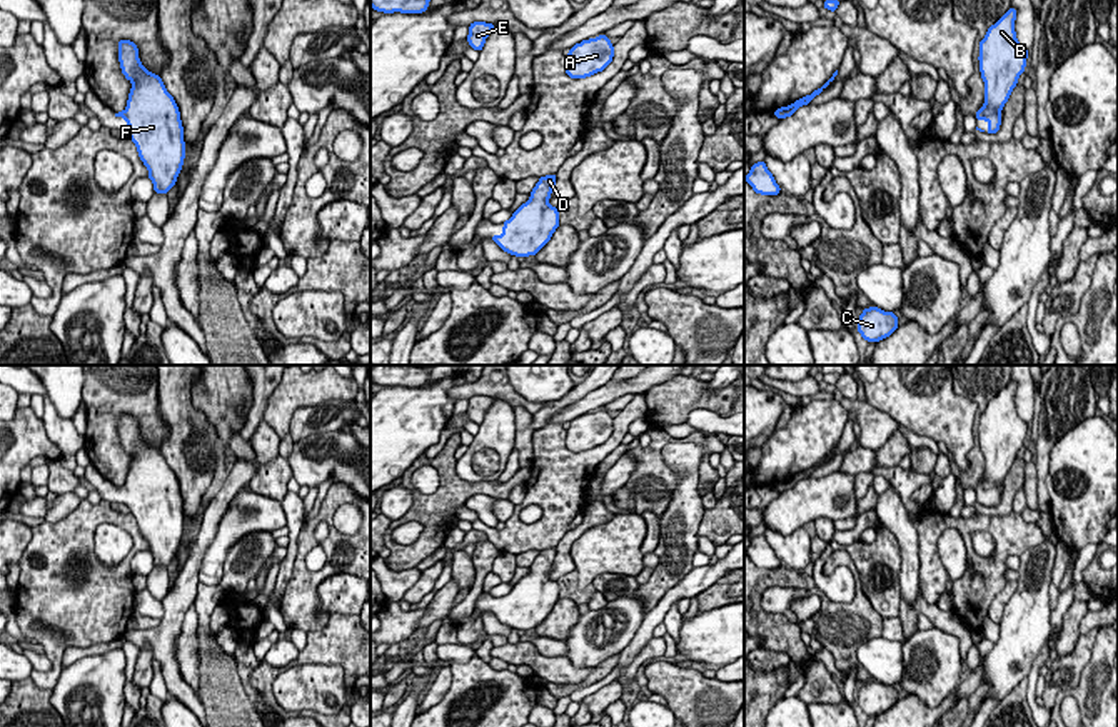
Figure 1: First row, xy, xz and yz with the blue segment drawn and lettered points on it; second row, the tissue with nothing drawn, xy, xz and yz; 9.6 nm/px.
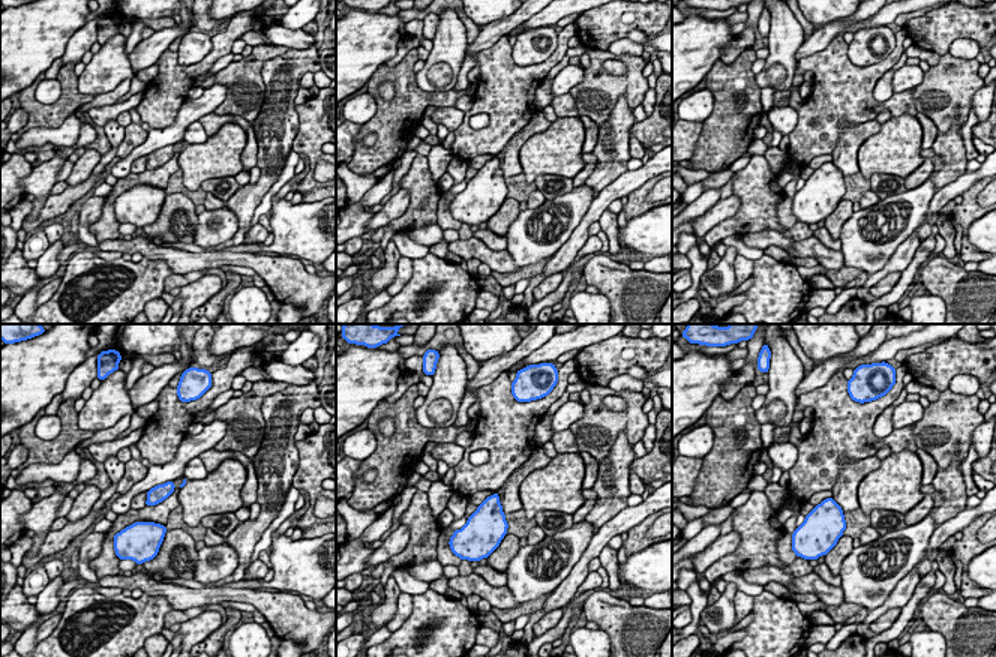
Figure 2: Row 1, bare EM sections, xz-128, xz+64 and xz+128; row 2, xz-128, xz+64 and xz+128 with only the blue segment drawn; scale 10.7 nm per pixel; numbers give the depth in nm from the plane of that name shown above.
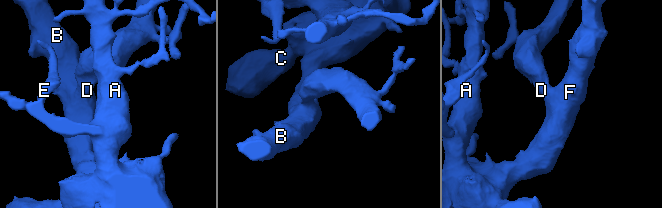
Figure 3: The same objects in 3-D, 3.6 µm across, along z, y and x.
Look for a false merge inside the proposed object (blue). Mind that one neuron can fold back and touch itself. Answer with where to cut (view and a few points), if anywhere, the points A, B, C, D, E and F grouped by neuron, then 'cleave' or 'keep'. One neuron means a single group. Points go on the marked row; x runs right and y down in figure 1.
cut none; groups A B C D E F; keep

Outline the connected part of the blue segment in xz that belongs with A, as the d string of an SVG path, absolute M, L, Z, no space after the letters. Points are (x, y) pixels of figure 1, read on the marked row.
M606 35L576 43L566 57L566 73L571 78L586 78L602 72L612 62L612 47Z

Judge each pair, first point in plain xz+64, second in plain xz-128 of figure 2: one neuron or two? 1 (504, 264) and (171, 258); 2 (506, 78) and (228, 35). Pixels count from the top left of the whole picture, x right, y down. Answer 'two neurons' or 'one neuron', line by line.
1: one neuron
2: one neuron

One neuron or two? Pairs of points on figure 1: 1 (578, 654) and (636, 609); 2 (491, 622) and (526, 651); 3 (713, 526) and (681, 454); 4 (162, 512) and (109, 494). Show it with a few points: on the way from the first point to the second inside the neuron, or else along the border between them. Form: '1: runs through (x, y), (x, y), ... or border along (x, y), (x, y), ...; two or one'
1: runs through (596, 654), (614, 647), (631, 627); one
2: border along (493, 647), (491, 657); two
3: border along (706, 509), (698, 537); two
4: runs through (149, 499), (144, 494), (122, 494); one

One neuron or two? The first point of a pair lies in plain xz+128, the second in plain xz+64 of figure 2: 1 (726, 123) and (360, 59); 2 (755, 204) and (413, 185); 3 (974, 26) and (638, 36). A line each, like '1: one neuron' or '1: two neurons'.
1: two neurons
2: one neuron
3: two neurons

